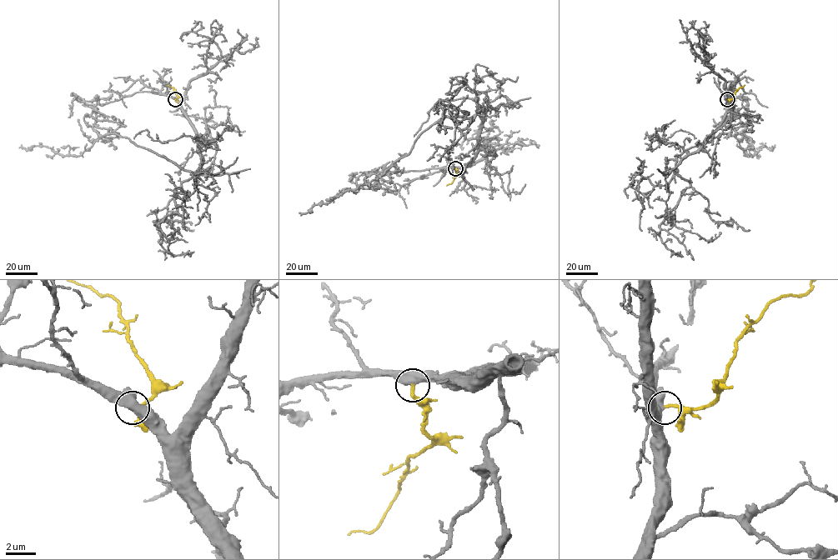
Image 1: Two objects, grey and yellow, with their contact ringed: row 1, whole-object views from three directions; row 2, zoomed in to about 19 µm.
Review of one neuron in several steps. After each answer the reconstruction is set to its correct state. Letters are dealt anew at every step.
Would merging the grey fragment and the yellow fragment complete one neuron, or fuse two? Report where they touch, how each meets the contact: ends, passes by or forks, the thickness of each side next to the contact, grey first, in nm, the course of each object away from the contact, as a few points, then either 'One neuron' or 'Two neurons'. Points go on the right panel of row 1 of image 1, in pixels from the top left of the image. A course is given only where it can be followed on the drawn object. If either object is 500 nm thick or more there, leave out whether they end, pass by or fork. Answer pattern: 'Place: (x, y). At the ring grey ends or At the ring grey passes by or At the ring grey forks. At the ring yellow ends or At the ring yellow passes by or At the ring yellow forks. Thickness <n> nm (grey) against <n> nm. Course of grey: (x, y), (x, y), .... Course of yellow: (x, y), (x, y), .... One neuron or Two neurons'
Place: (727, 99). Thickness 550 nm (grey) against 240 nm. Course of grey: (728, 99), (717, 130), (674, 171), (684, 151), (719, 134), (734, 136), (748, 156), (775, 144). Course of yellow: (728, 99), (732, 99), (735, 92), (745, 85). One neuron

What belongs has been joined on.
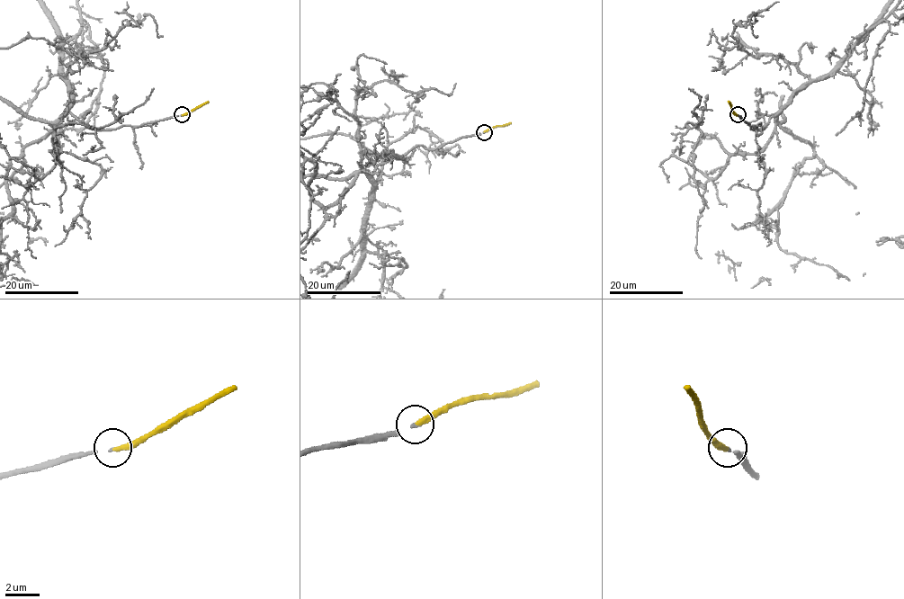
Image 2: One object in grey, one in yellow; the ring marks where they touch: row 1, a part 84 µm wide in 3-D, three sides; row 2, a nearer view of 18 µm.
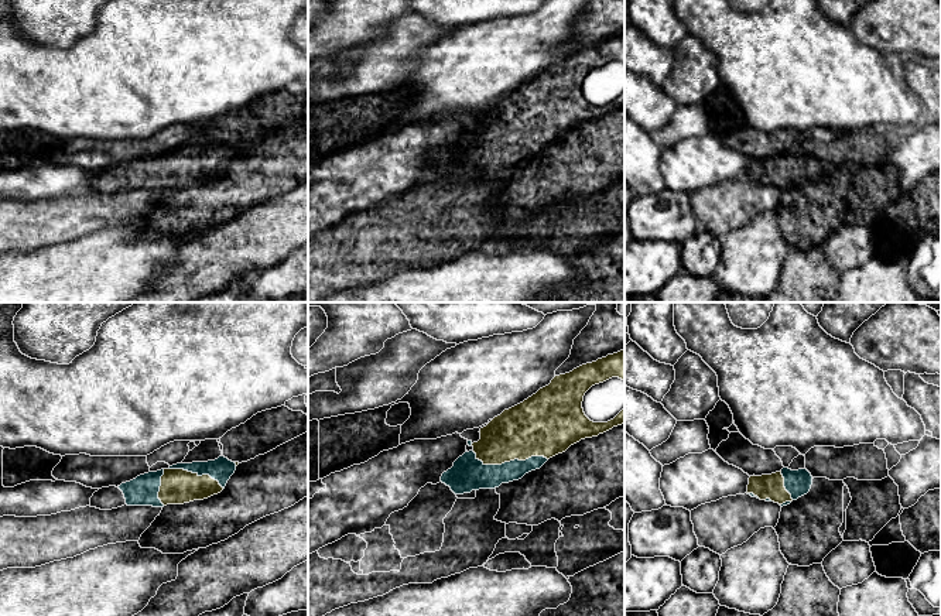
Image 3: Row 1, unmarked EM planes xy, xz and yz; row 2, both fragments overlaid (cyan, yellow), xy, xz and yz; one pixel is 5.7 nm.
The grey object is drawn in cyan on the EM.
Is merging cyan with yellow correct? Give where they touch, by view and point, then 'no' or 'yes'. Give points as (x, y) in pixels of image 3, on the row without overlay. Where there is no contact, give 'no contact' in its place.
meets cyan in xz at (509, 146); yes

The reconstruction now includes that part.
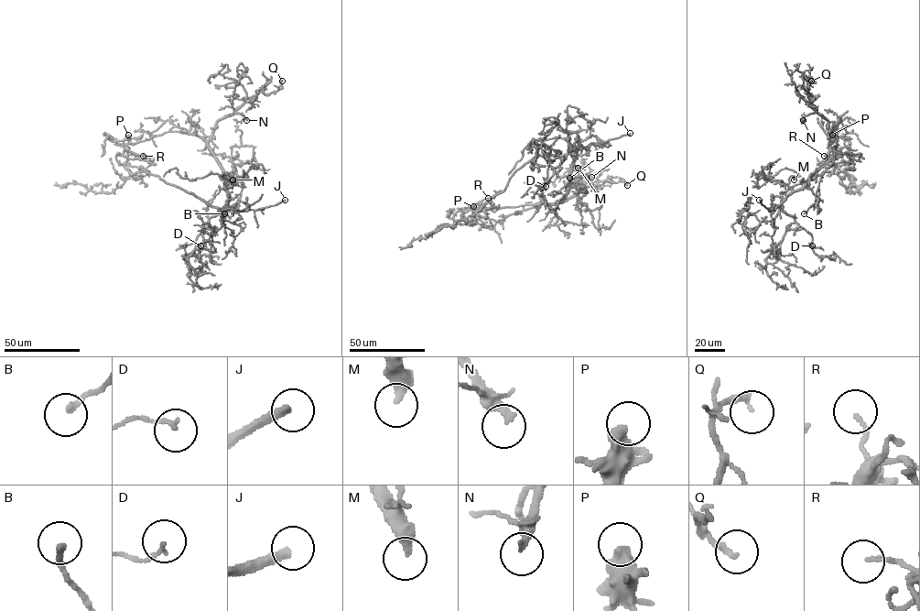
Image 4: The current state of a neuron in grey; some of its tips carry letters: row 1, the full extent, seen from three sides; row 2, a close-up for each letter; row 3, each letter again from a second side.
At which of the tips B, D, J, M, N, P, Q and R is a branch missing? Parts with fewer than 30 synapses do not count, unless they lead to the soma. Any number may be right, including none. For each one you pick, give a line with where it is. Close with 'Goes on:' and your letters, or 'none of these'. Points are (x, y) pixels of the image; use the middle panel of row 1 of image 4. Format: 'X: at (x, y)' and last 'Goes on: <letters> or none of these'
J: at (630, 133)
N: at (591, 177)
Goes on: J, N

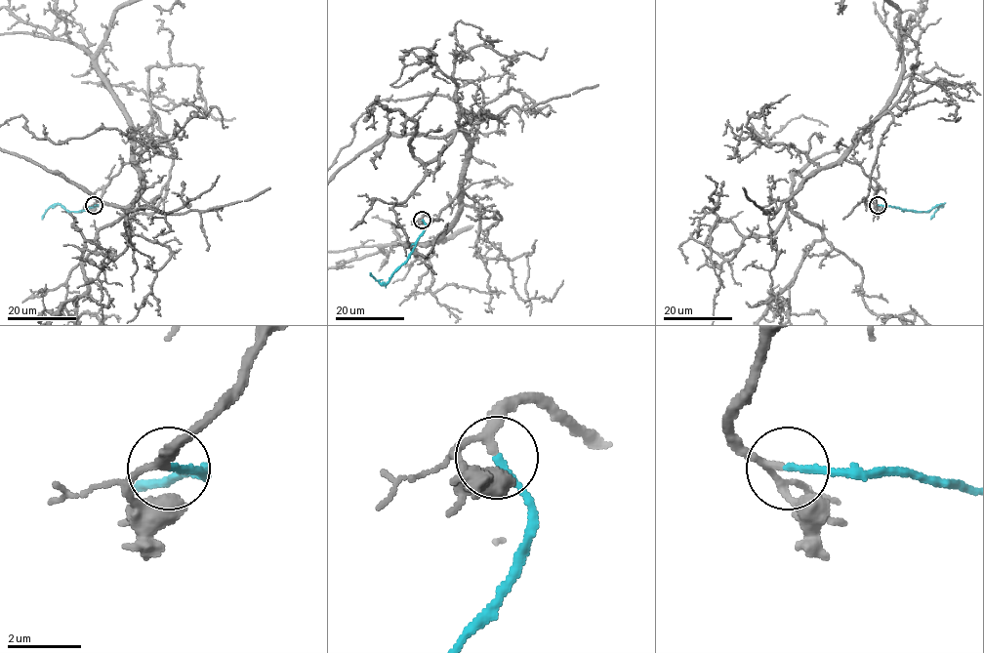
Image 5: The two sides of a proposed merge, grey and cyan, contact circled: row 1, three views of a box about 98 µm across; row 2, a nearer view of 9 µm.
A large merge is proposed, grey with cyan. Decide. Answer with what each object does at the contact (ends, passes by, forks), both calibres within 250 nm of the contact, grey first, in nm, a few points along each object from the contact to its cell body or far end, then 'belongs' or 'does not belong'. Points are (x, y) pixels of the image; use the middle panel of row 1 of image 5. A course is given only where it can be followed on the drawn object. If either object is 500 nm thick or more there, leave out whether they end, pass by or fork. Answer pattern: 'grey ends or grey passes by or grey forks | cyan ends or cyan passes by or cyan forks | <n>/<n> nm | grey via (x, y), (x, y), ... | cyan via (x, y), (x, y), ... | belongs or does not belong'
grey passes by | cyan ends | 190/200 nm | grey via (423, 220), (459, 187), (469, 143), (459, 130), (376, 141) | cyan via (423, 220), (425, 229), (415, 248), (386, 284), (381, 284), (370, 272) | belongs

